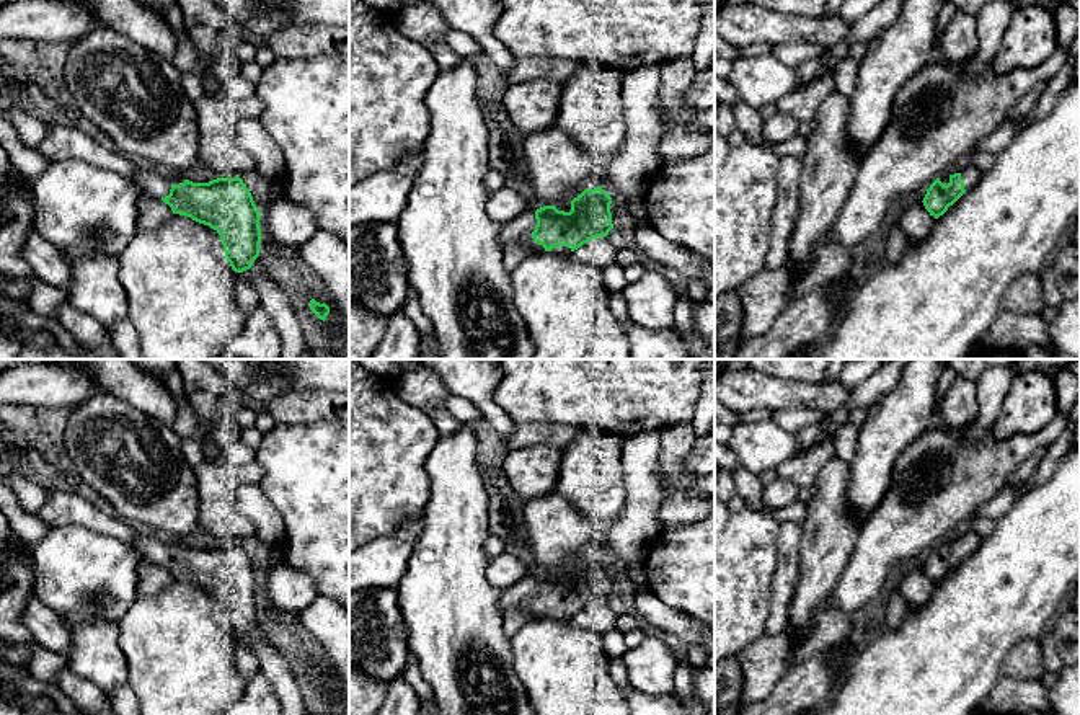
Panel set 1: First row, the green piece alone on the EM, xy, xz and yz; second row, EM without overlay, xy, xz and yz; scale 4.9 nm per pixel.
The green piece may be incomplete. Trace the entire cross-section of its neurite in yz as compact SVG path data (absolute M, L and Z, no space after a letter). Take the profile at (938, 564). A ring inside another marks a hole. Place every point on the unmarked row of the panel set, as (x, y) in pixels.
M967 531L959 539L946 539L936 544L927 555L922 566L925 575L930 578L930 581L938 584L979 547L980 540L982 539L974 531Z

